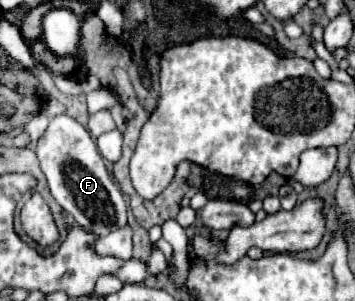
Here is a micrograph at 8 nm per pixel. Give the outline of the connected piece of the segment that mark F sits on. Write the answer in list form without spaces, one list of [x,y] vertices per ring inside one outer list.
[[[68,114],[52,118],[44,136],[36,144],[36,154],[54,200],[76,220],[80,228],[102,238],[112,230],[128,226],[128,204],[108,174],[90,132],[82,124]]]

